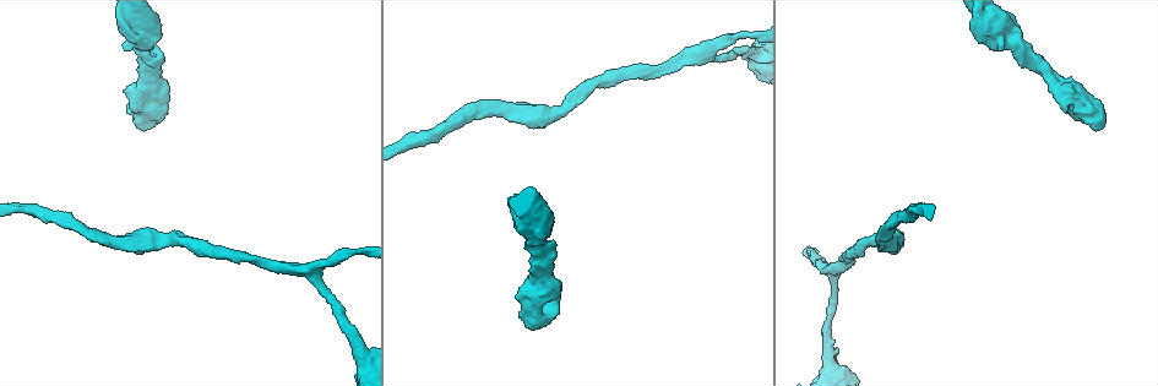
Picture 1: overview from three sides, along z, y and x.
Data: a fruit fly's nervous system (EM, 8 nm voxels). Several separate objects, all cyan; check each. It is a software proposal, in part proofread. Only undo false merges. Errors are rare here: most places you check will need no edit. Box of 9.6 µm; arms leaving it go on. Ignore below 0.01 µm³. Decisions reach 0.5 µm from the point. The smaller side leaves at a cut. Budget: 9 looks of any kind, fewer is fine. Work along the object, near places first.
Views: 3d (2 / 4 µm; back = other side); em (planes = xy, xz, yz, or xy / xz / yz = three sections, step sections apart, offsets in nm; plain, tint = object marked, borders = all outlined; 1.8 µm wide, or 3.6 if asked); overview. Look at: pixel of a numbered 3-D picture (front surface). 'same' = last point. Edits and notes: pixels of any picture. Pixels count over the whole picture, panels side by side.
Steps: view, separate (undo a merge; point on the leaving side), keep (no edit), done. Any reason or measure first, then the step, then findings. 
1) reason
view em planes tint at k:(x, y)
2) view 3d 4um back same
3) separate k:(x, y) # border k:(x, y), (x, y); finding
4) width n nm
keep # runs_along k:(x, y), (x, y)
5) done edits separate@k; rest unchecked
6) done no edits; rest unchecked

sharp bend
view em 3.6um yz step 8 borders at 1:(361, 361)

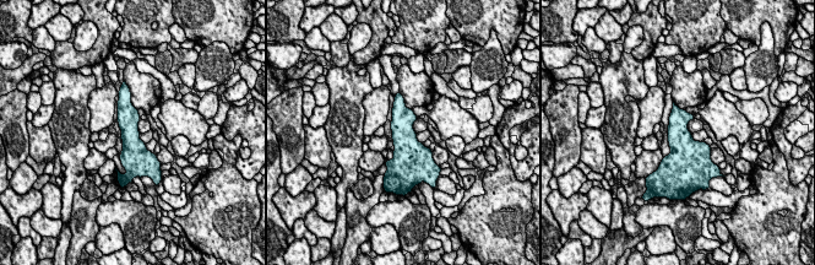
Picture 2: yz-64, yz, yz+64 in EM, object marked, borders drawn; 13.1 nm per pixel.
width 260 nm
keep # continuous, no second cell

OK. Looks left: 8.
calibre changes
view 3d 4um at 1:(1060, 86)

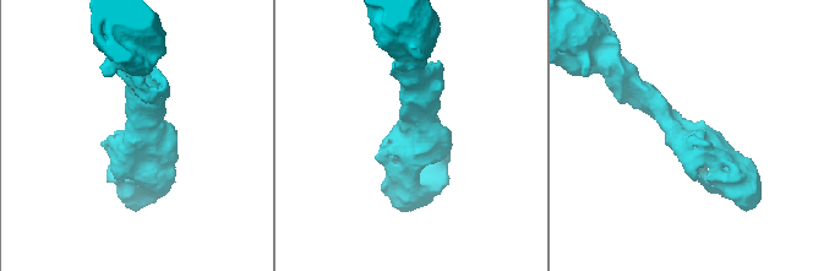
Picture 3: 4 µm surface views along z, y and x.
arms 4; need the tissue
view em planes plain at 3:(421, 142)

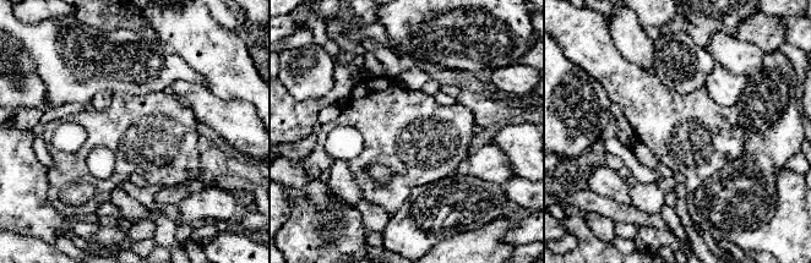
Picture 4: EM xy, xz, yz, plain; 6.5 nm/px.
what lies round it
view em planes borders same

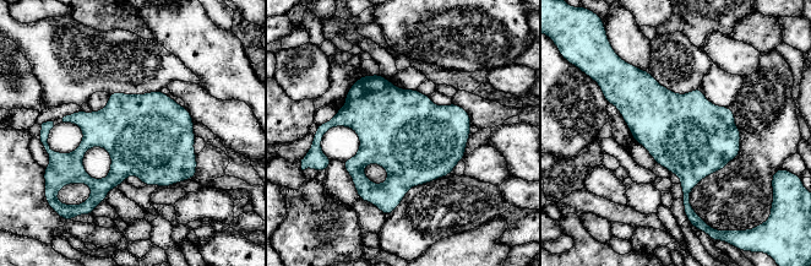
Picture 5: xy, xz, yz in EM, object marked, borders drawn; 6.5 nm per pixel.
width 500 nm
keep # one cell here

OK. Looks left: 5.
thick turns thin
view em planes tint at 1:(116, 240)

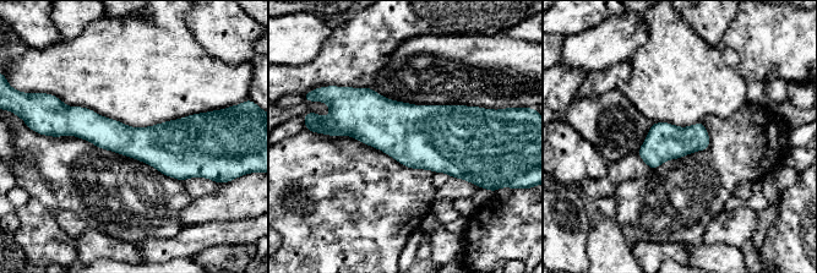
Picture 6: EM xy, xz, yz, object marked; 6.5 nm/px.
keep # runs_along 6:(58, 131), (205, 143); one cell here

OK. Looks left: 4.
narrows sharply
view em xz step 4 tint at 1:(811, 252)

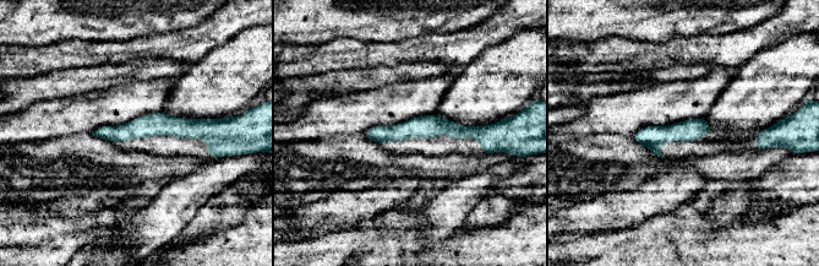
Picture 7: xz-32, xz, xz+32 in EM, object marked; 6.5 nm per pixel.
cut it another way
view em planes tint same

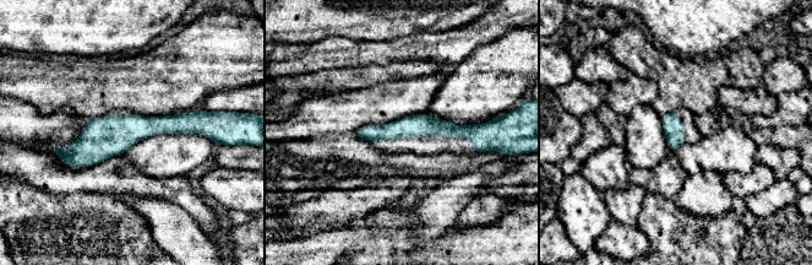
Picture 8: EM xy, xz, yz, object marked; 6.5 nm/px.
width 140 nm
keep # runs_along 8:(201, 124), (131, 128), (60, 153); continuous, no second cell

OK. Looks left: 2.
done no edits; rest unchecked

